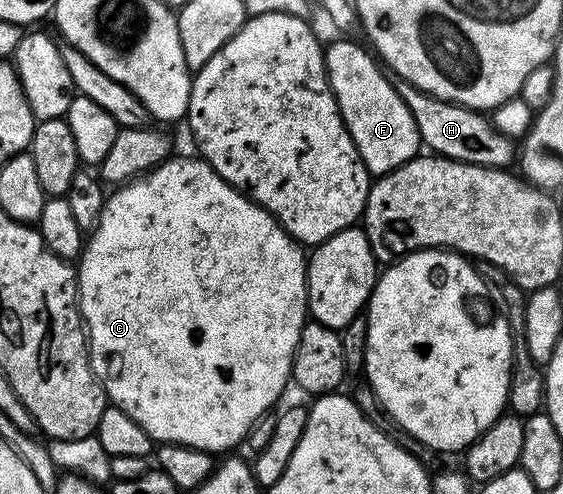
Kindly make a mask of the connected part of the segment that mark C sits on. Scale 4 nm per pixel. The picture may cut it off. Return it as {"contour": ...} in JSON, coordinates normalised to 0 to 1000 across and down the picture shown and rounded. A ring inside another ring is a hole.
{"contour":[[[311,312],[311,314],[306,314],[306,316],[304,316],[304,318],[302,318],[302,320],[298,320],[298,322],[295,322],[295,324],[291,324],[291,326],[290,326],[290,330],[286,330],[286,332],[281,332],[281,334],[279,334],[279,336],[277,336],[277,338],[275,338],[275,340],[272,340],[272,342],[268,342],[268,346],[266,346],[266,348],[256,348],[256,350],[254,350],[254,354],[252,354],[252,356],[242,356],[242,358],[240,358],[240,362],[236,362],[236,364],[229,364],[229,366],[224,366],[224,368],[220,368],[220,370],[217,370],[217,372],[213,372],[213,374],[210,374],[210,379],[206,379],[206,381],[204,381],[204,383],[202,383],[202,387],[199,387],[199,389],[204,389],[204,391],[201,391],[201,393],[199,393],[199,397],[197,397],[197,391],[195,391],[195,395],[192,395],[192,397],[190,397],[190,399],[188,399],[188,403],[185,403],[185,407],[183,407],[183,423],[181,423],[181,425],[179,425],[179,429],[178,429],[178,437],[176,437],[176,445],[174,445],[174,447],[172,447],[172,449],[171,449],[171,453],[169,453],[169,460],[167,460],[167,462],[163,462],[163,464],[162,464],[162,466],[160,466],[160,470],[158,470],[158,476],[156,476],[156,478],[155,478],[155,480],[153,480],[153,486],[151,486],[151,492],[149,492],[149,496],[147,496],[147,506],[146,506],[146,512],[144,512],[144,516],[142,516],[142,520],[140,520],[140,524],[139,524],[139,528],[137,528],[137,557],[139,557],[139,561],[140,561],[140,632],[142,632],[142,634],[144,634],[144,636],[146,636],[146,640],[147,640],[147,652],[149,652],[149,658],[151,658],[151,670],[153,670],[153,674],[155,674],[155,684],[156,684],[156,690],[158,690],[158,719],[160,719],[160,725],[162,725],[162,745],[163,745],[163,749],[165,749],[165,751],[167,751],[167,753],[169,753],[169,761],[171,761],[171,763],[172,763],[172,767],[174,767],[174,769],[176,769],[176,771],[179,771],[179,775],[181,775],[181,777],[183,777],[183,785],[185,785],[185,789],[187,789],[187,791],[188,791],[188,794],[190,794],[190,806],[192,806],[192,812],[195,812],[195,816],[197,816],[197,818],[199,818],[199,820],[202,820],[202,824],[206,824],[206,826],[213,826],[213,828],[215,828],[215,830],[222,830],[222,838],[229,838],[229,846],[236,846],[236,854],[243,854],[243,856],[245,856],[245,858],[247,858],[247,860],[249,860],[249,862],[250,862],[250,870],[258,870],[258,872],[259,872],[259,874],[263,874],[263,877],[265,877],[265,879],[266,879],[266,881],[268,881],[268,887],[270,887],[270,893],[275,893],[275,895],[281,895],[281,897],[282,897],[282,899],[327,899],[327,901],[329,901],[329,903],[330,903],[330,907],[348,907],[348,909],[350,909],[350,911],[357,911],[357,913],[359,913],[359,915],[373,915],[373,917],[377,917],[377,919],[391,919],[391,917],[389,917],[389,915],[396,915],[396,913],[398,913],[398,915],[396,915],[396,917],[401,917],[401,915],[403,915],[403,913],[405,913],[405,911],[410,911],[410,909],[403,909],[403,911],[401,911],[401,907],[410,907],[410,905],[414,905],[414,903],[416,903],[416,899],[426,899],[426,901],[430,901],[430,899],[432,899],[432,897],[433,897],[433,893],[437,893],[437,887],[439,887],[439,872],[440,872],[440,870],[444,870],[444,868],[446,868],[446,864],[448,864],[448,862],[449,862],[449,860],[451,860],[451,858],[453,858],[453,856],[455,856],[455,854],[456,854],[456,846],[464,846],[464,844],[465,844],[465,842],[467,842],[467,840],[471,840],[471,838],[472,838],[472,834],[478,834],[478,832],[483,832],[483,828],[487,828],[487,826],[488,826],[488,824],[490,824],[490,822],[488,822],[488,820],[487,820],[487,818],[488,818],[488,816],[492,816],[492,814],[494,814],[494,810],[496,810],[496,800],[499,800],[499,798],[501,798],[501,794],[503,794],[503,791],[506,791],[506,789],[508,789],[508,785],[510,785],[510,777],[512,777],[512,785],[513,785],[513,771],[515,771],[515,769],[517,769],[517,743],[519,743],[519,741],[520,741],[520,725],[522,725],[522,723],[524,723],[524,711],[526,711],[526,709],[528,709],[528,692],[529,692],[529,690],[531,690],[531,686],[533,686],[533,684],[535,684],[535,668],[536,668],[536,666],[538,666],[538,658],[540,658],[540,656],[544,656],[544,654],[547,654],[547,648],[549,648],[549,634],[547,634],[547,628],[545,628],[545,528],[547,528],[547,520],[545,520],[545,518],[544,518],[544,516],[542,516],[542,510],[540,510],[540,504],[538,504],[538,502],[536,502],[536,500],[533,500],[533,496],[531,496],[531,494],[529,494],[529,492],[528,492],[528,490],[526,490],[526,486],[522,486],[522,482],[520,482],[520,480],[517,480],[517,476],[515,476],[515,474],[512,474],[512,470],[508,470],[508,466],[506,466],[506,464],[503,464],[503,462],[501,462],[501,457],[497,457],[497,455],[496,455],[496,447],[494,447],[494,445],[487,445],[487,441],[483,441],[483,437],[480,437],[480,433],[476,433],[476,429],[472,429],[472,427],[471,427],[471,423],[469,423],[469,421],[465,421],[465,419],[464,419],[464,417],[462,417],[462,415],[460,415],[460,413],[456,413],[456,411],[453,411],[453,407],[449,407],[449,405],[444,405],[444,401],[442,401],[442,399],[440,399],[440,397],[435,397],[435,395],[432,395],[432,391],[428,391],[428,389],[423,389],[423,387],[421,387],[421,385],[419,385],[419,381],[416,381],[416,377],[414,377],[414,374],[412,374],[412,372],[409,372],[409,370],[407,370],[407,368],[400,368],[400,366],[398,366],[398,364],[396,364],[396,362],[394,362],[394,360],[391,360],[391,358],[389,358],[389,356],[387,356],[387,352],[385,352],[385,350],[382,350],[382,346],[380,346],[380,344],[378,344],[378,336],[377,336],[377,334],[375,334],[375,332],[369,332],[369,330],[368,330],[368,326],[366,326],[366,324],[362,324],[362,322],[359,322],[359,320],[348,320],[348,318],[346,318],[346,316],[345,316],[345,314],[341,314],[341,316],[343,316],[343,318],[339,318],[339,316],[316,316],[316,312]]]}

